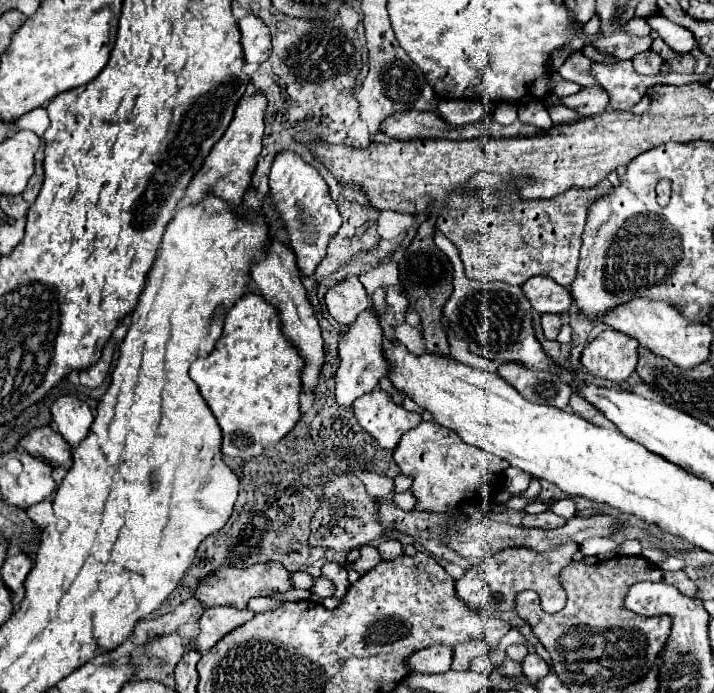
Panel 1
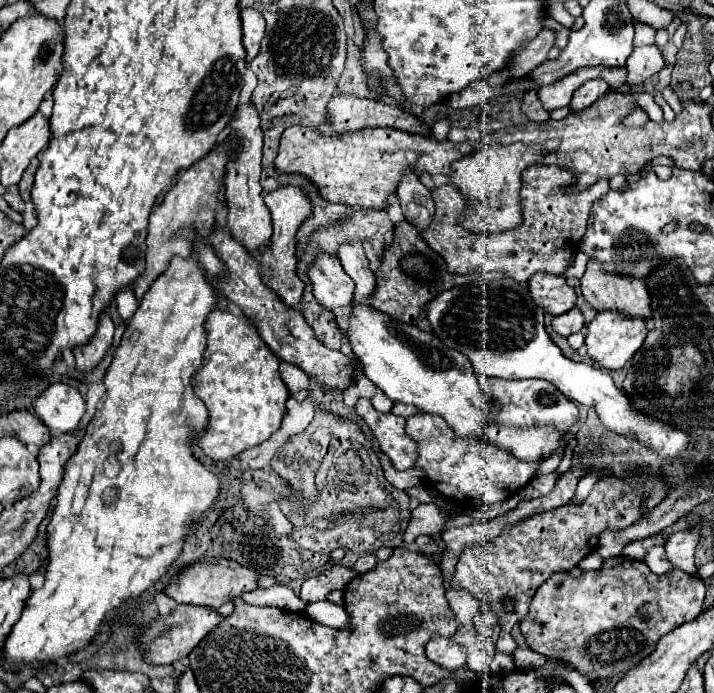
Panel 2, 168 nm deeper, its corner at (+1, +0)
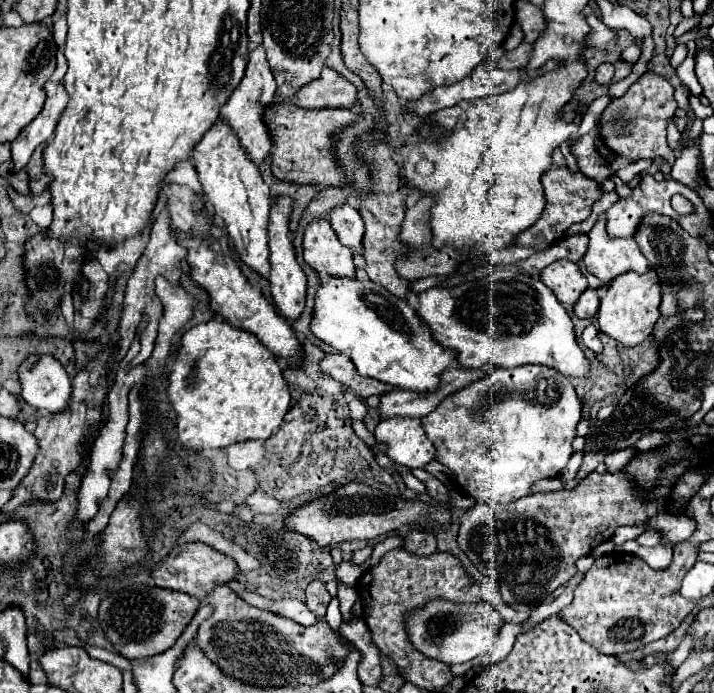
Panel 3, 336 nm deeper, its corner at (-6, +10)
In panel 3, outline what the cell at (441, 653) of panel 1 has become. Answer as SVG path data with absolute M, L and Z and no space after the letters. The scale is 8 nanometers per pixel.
M428 600L426 606L412 610L408 618L404 620L408 640L416 650L420 650L426 658L440 660L448 666L460 664L460 662L470 662L478 656L484 656L490 652L494 640L500 634L502 628L502 618L500 614L486 606L484 602L470 602L470 604L458 604L458 602L448 602L448 600Z

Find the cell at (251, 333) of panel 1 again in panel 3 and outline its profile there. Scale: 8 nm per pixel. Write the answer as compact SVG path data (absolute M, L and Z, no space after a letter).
M210 320L184 332L174 366L168 374L168 400L176 412L178 440L190 450L226 448L236 442L266 440L280 428L290 408L290 392L272 352L268 352L256 336L236 330L224 320Z

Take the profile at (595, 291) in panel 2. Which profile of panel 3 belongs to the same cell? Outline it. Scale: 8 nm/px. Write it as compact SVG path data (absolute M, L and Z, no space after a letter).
M604 214L598 216L594 228L588 232L588 240L590 242L584 254L584 264L604 284L628 270L634 270L638 274L644 274L648 270L648 260L636 246L634 238L608 236Z

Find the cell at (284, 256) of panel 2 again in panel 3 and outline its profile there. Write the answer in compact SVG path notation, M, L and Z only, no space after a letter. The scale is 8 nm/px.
M288 196L278 198L272 204L272 212L270 212L270 292L272 292L272 302L276 306L276 310L286 318L286 320L296 320L302 310L304 310L304 300L306 300L306 276L302 272L302 268L296 262L296 254L294 254L294 246L288 238L288 216L290 216L290 204L292 200Z

